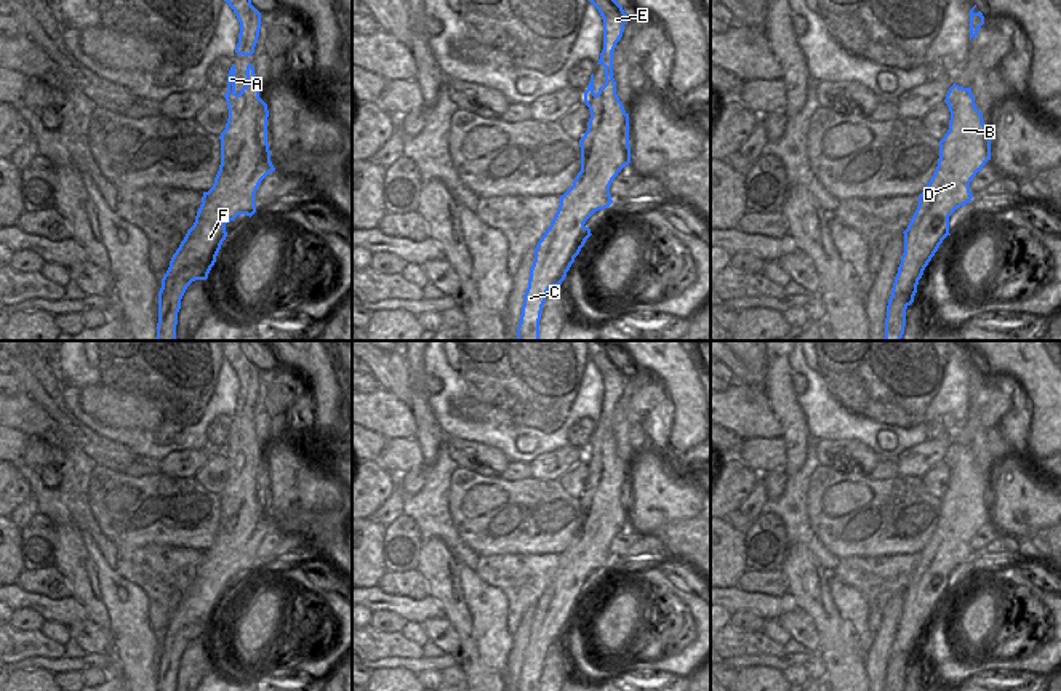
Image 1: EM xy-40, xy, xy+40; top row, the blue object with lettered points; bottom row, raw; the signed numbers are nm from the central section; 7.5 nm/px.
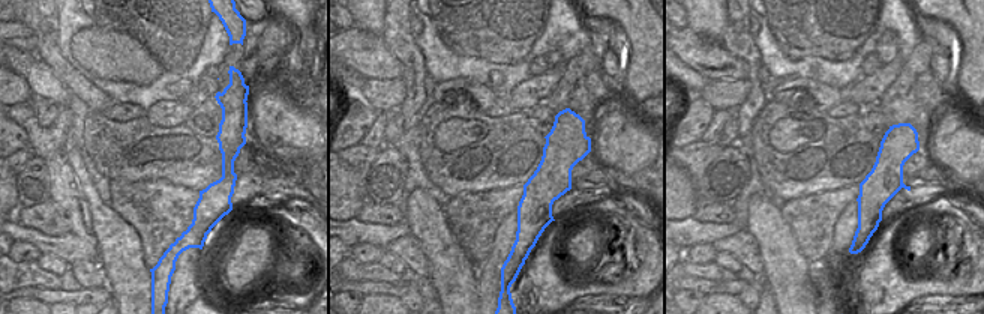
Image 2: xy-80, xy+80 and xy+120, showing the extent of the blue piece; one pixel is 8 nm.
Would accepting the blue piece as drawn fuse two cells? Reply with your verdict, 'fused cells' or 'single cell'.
single cell

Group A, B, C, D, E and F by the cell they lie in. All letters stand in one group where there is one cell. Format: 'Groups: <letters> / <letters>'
Groups: A B C D E F

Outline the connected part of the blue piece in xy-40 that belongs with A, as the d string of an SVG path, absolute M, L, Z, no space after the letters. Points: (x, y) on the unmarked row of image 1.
M251 422L246 443L235 451L235 424L227 433L224 453L229 467L221 491L221 523L214 542L203 550L194 584L170 619L158 649L157 691L176 691L178 670L187 645L206 638L222 600L226 582L238 573L256 571L254 552L261 539L275 529L267 502L267 462L259 456L259 440Z

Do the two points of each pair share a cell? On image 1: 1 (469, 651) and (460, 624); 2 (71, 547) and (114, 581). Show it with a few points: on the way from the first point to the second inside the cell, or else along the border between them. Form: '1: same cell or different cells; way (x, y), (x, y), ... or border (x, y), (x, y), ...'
1: same cell; way (468, 645), (464, 631)
2: different cells; border (79, 531), (96, 570), (98, 592), (104, 602)

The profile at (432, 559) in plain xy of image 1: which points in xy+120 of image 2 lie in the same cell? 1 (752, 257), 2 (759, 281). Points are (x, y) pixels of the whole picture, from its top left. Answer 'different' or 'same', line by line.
1: different
2: different

